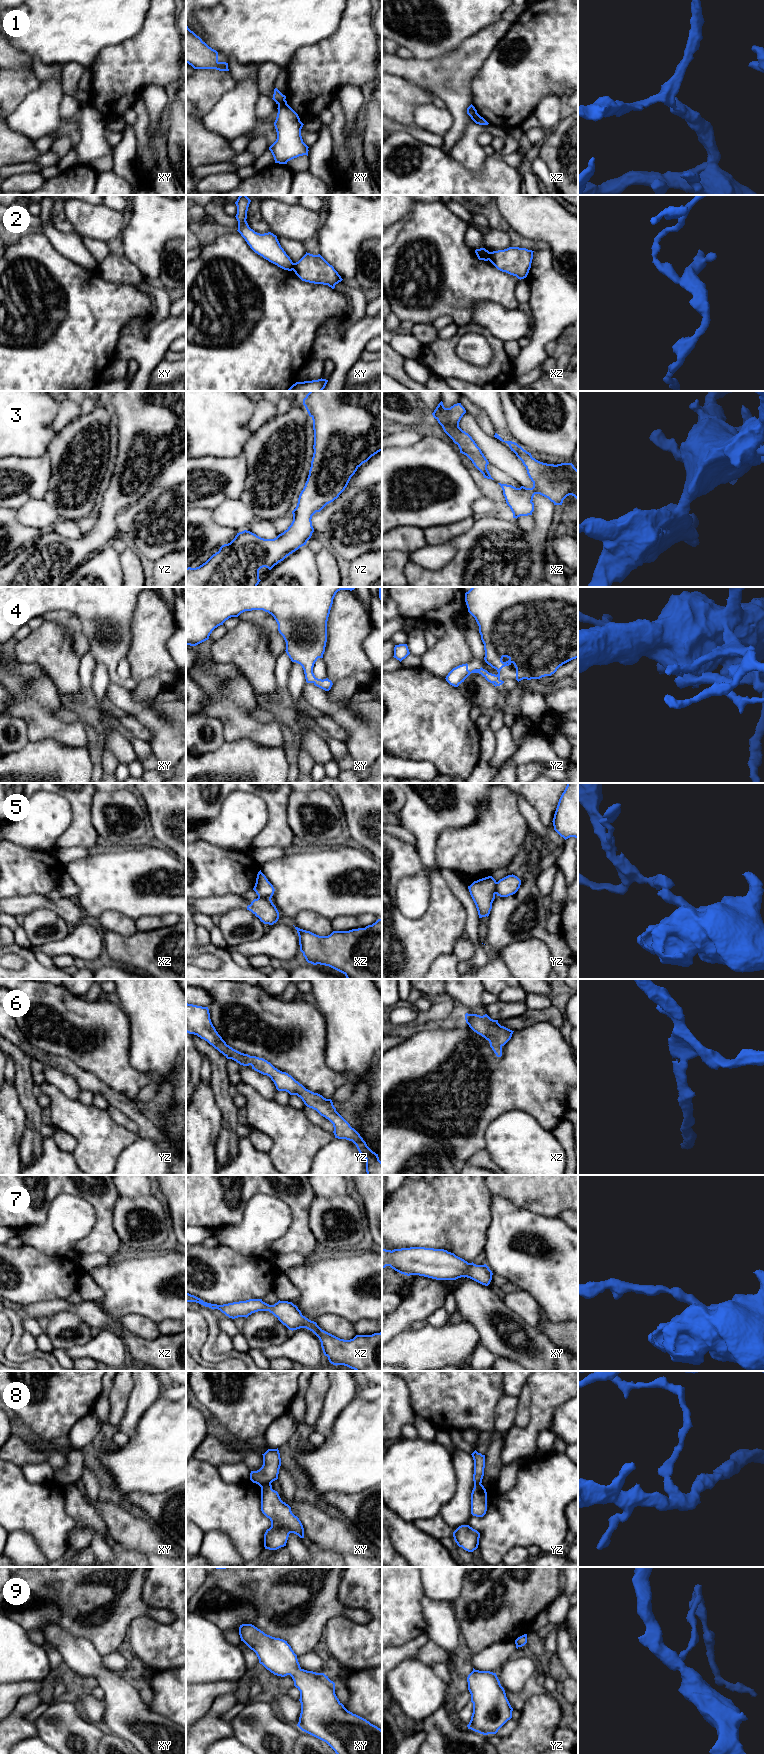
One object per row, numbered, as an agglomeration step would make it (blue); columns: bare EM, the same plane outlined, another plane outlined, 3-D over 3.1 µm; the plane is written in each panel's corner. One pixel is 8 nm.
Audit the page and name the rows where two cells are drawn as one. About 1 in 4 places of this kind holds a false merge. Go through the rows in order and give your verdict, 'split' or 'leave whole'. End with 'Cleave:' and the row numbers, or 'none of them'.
1: split
2: split
3: leave whole
4: leave whole
5: split
6: leave whole
7: leave whole
8: split
9: leave whole
Cleave: 1, 2, 5, 8

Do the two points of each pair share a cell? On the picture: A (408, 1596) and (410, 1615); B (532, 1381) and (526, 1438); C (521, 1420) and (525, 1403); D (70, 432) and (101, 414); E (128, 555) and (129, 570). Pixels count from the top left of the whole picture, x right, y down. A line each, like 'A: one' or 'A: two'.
A: one
B: one
C: one
D: one
E: one

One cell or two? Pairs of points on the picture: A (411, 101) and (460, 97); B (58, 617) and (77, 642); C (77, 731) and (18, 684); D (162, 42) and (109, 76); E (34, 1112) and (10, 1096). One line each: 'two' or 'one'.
A: two
B: one
C: one
D: one
E: two

